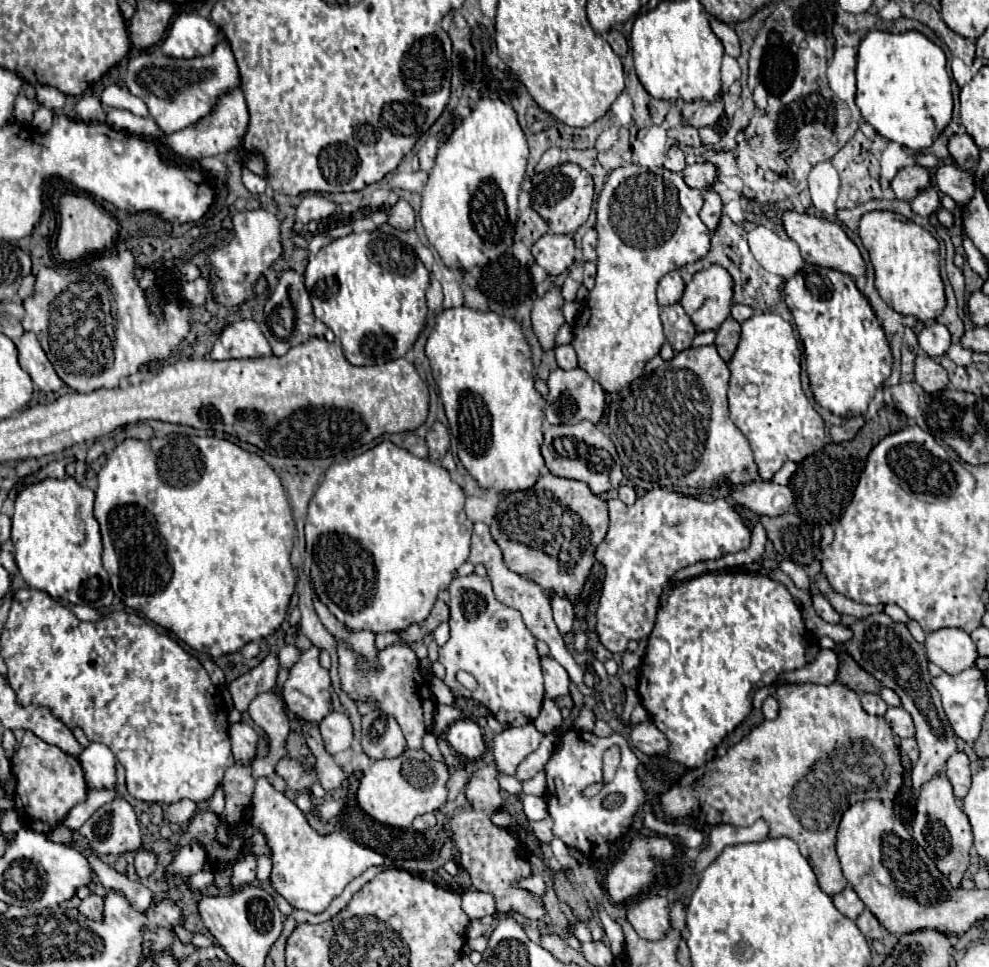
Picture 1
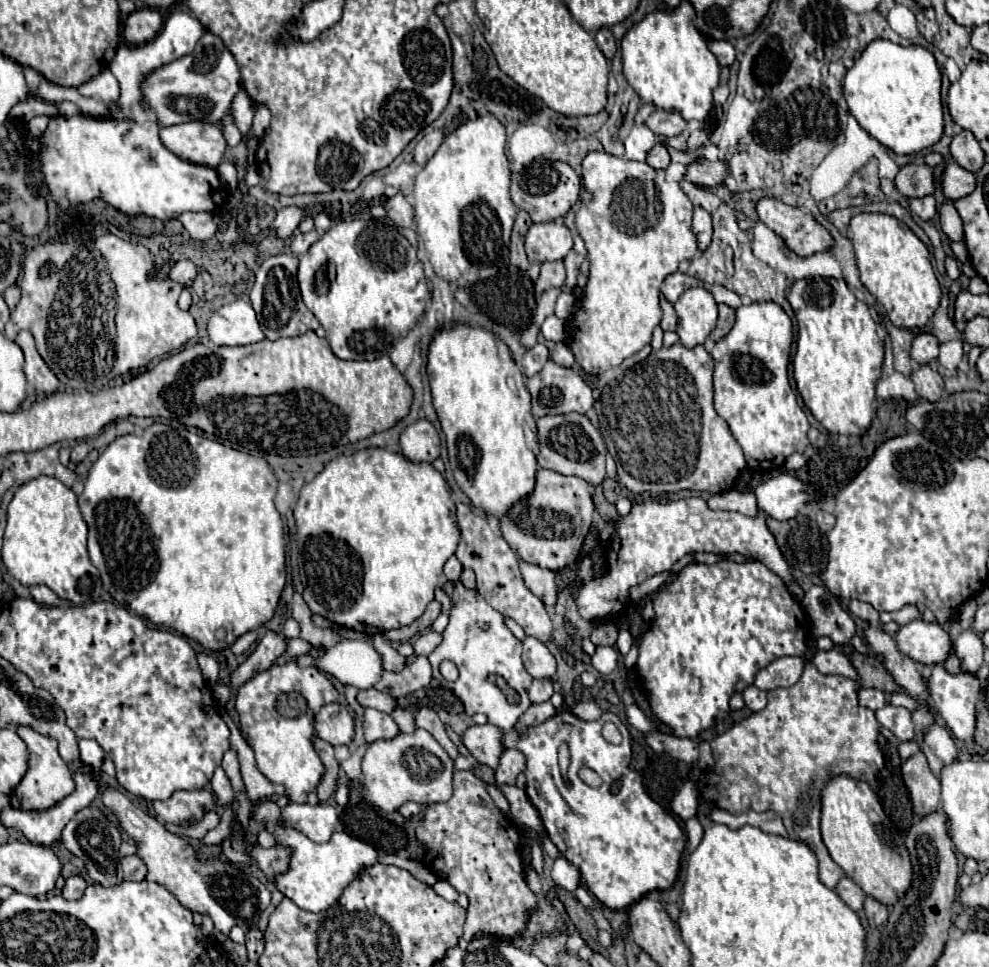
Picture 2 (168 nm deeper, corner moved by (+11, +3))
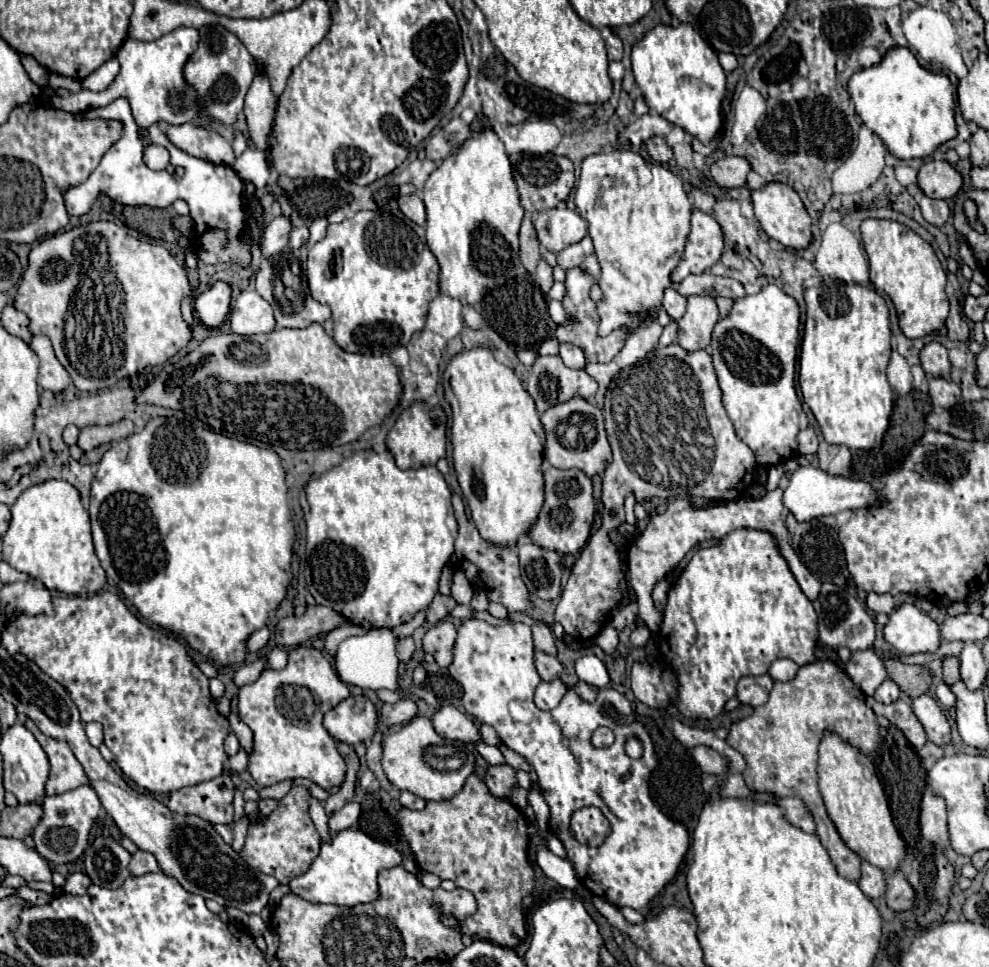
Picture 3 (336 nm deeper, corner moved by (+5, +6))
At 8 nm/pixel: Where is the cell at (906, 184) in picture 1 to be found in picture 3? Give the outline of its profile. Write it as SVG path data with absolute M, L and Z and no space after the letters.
M932 160L920 168L918 186L928 198L950 200L962 188L962 176L946 160Z

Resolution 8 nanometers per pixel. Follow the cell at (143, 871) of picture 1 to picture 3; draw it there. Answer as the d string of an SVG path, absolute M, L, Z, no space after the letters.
M138 850L136 854L132 854L132 860L130 860L130 872L132 872L132 876L144 876L144 874L158 872L158 870L160 870L160 866L158 866L156 858L150 852Z

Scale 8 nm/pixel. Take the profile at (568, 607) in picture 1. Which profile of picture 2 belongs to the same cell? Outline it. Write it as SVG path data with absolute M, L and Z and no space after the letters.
M520 561L520 571L522 571L526 587L536 597L540 597L546 607L556 603L556 575L552 571L542 569L538 565L524 563L524 561Z

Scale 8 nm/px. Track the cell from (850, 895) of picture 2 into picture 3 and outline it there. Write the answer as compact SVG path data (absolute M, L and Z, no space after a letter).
M862 860L862 878L858 884L868 898L880 898L886 892L886 872Z

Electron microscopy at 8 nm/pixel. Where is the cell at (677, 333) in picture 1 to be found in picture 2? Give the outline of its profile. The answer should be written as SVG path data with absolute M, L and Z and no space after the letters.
M660 299L660 307L662 307L662 321L660 321L660 327L664 331L676 331L676 313L674 313L674 307L666 301L666 299Z

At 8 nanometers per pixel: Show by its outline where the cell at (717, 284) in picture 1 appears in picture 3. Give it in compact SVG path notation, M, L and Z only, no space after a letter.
M690 296L686 314L676 320L678 324L678 344L688 352L696 352L708 346L712 330L716 326L718 308L710 296Z

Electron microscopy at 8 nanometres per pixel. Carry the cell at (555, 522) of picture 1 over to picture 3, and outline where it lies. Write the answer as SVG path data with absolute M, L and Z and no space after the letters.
M546 468L544 470L546 482L546 502L536 520L530 528L528 536L536 540L542 548L552 548L560 554L578 554L580 548L586 544L592 528L592 520L596 514L596 502L592 496L592 482L582 470L560 470L560 468Z

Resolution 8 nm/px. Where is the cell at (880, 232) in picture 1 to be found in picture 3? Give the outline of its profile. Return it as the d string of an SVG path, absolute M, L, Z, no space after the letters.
M868 218L868 220L862 222L860 232L862 232L862 246L864 246L868 262L870 262L870 282L878 290L888 294L890 300L894 302L902 332L908 338L922 338L926 334L940 330L944 326L946 318L948 318L948 298L946 298L946 292L944 292L946 272L942 270L942 264L940 264L938 256L934 254L932 246L926 240L922 240L918 234L914 234L910 228L906 228L904 224L894 222L894 220Z

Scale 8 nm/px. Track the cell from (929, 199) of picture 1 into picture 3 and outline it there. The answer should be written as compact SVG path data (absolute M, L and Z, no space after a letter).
M924 196L924 198L920 200L920 210L922 210L924 220L926 220L928 224L938 226L938 228L940 228L940 226L948 220L948 216L950 216L950 208L948 208L948 204L946 204L944 200L932 200L932 198L928 198L928 196Z

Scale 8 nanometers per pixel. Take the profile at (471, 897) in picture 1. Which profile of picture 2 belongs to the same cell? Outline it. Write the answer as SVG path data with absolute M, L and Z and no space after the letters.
M438 881L436 885L434 885L434 891L438 893L438 895L442 895L446 901L458 901L458 891L448 883L448 881Z

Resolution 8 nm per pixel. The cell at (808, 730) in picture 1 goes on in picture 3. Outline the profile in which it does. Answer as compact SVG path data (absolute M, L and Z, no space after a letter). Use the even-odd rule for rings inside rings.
M816 660L812 664L800 666L798 674L790 682L774 682L774 688L768 696L768 702L754 708L754 714L732 724L726 742L736 748L746 758L746 770L742 772L746 784L760 792L772 792L780 798L784 796L798 796L806 802L810 812L816 820L816 834L824 848L828 850L832 862L840 876L848 880L860 880L860 858L852 852L844 840L840 838L834 822L828 818L826 830L826 808L822 796L818 792L818 776L816 776L816 762L818 762L818 744L824 730L832 728L840 732L844 740L860 748L864 754L870 754L878 742L878 722L872 708L866 704L864 692L850 680L850 676L840 670L830 660ZM764 728L774 730L772 742L764 742L758 734Z

